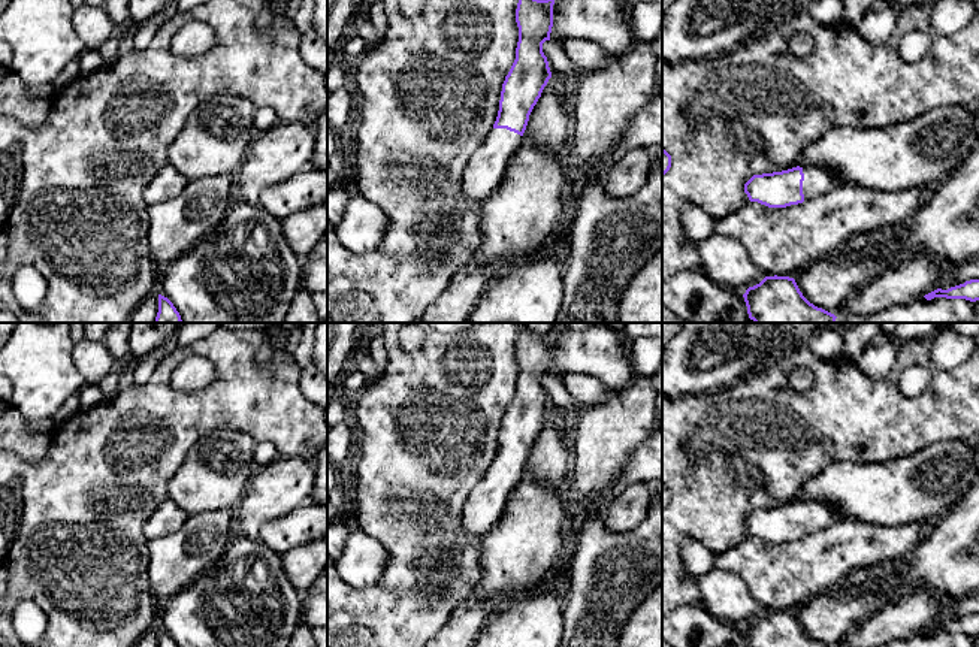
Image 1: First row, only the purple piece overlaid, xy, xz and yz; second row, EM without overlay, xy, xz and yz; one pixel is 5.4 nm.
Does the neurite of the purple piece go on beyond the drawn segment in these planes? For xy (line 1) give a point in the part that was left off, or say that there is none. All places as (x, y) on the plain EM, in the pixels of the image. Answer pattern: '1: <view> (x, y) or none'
1: none

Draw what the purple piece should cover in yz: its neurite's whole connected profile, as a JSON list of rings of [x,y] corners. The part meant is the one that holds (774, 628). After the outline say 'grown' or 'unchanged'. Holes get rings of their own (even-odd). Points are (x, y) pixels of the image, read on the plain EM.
[[[765,611],[743,632],[747,647],[828,647],[810,638],[789,611]]] | unchanged

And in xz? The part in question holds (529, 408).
[[[526,323],[516,324],[516,394],[502,418],[493,463],[472,487],[463,507],[460,526],[469,538],[483,538],[502,517],[510,493],[522,477],[529,450],[552,412],[543,378],[550,375],[556,332],[538,335],[531,332]]] | grown

